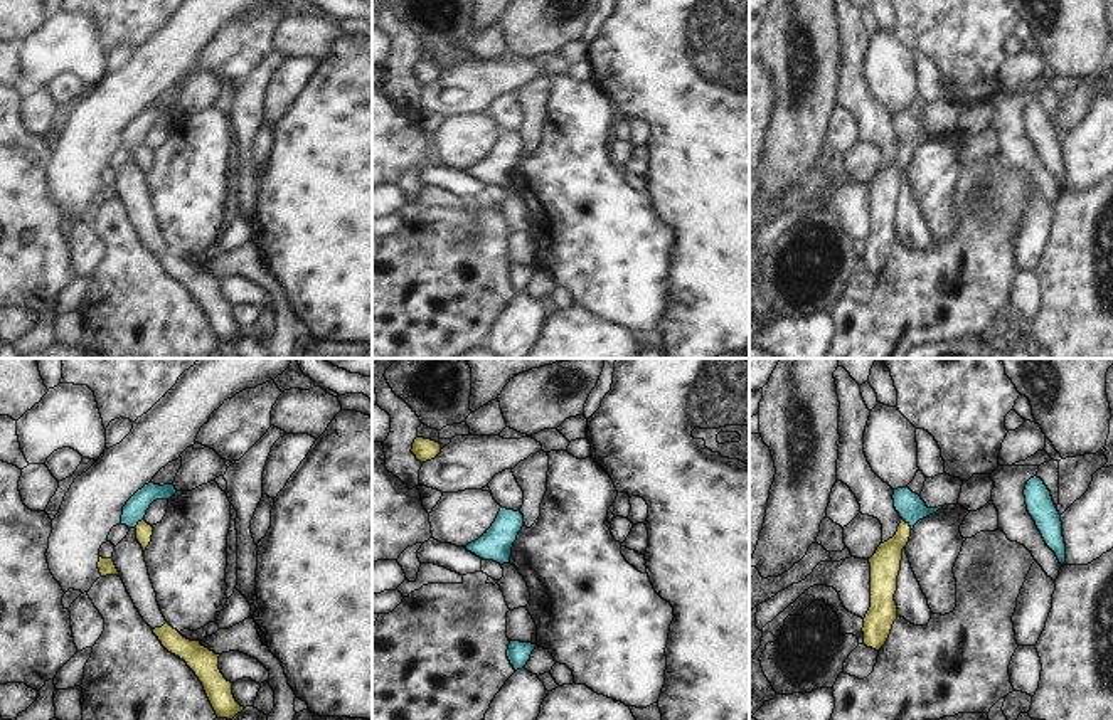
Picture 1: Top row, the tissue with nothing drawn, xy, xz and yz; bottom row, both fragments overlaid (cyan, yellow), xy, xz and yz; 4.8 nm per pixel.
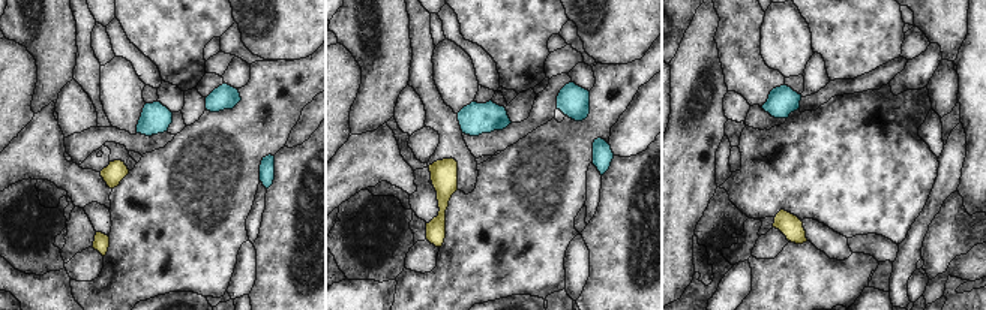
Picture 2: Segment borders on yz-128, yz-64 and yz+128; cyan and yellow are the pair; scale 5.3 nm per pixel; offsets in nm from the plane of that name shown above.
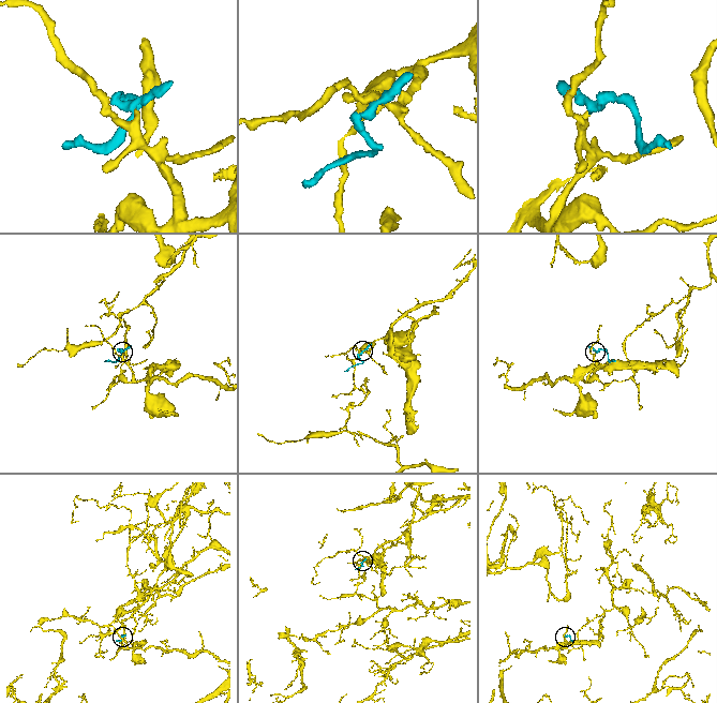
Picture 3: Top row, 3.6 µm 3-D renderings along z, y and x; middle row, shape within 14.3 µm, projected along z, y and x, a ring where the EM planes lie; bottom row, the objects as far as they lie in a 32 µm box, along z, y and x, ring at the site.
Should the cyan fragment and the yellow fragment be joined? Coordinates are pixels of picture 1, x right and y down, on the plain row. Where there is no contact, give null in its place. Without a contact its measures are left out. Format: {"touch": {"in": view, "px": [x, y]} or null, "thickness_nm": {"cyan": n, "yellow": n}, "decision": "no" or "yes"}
{"touch": {"in": "yz", "px": [906, 145]}, "thickness_nm": {"cyan": 140, "yellow": 140}, "decision": "yes"}

